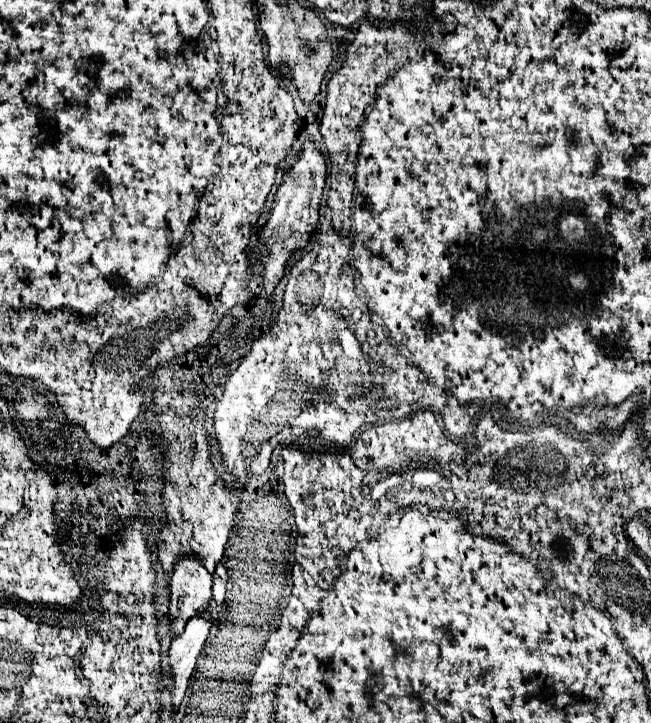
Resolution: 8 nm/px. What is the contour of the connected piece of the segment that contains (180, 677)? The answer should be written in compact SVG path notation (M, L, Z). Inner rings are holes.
M205 610L197 616L193 616L187 622L183 634L175 636L175 640L171 642L169 664L173 666L173 674L175 674L175 690L173 690L175 706L179 706L183 700L189 678L191 678L193 668L197 664L197 656L199 656L207 636L209 636L211 626L213 626L211 610Z

